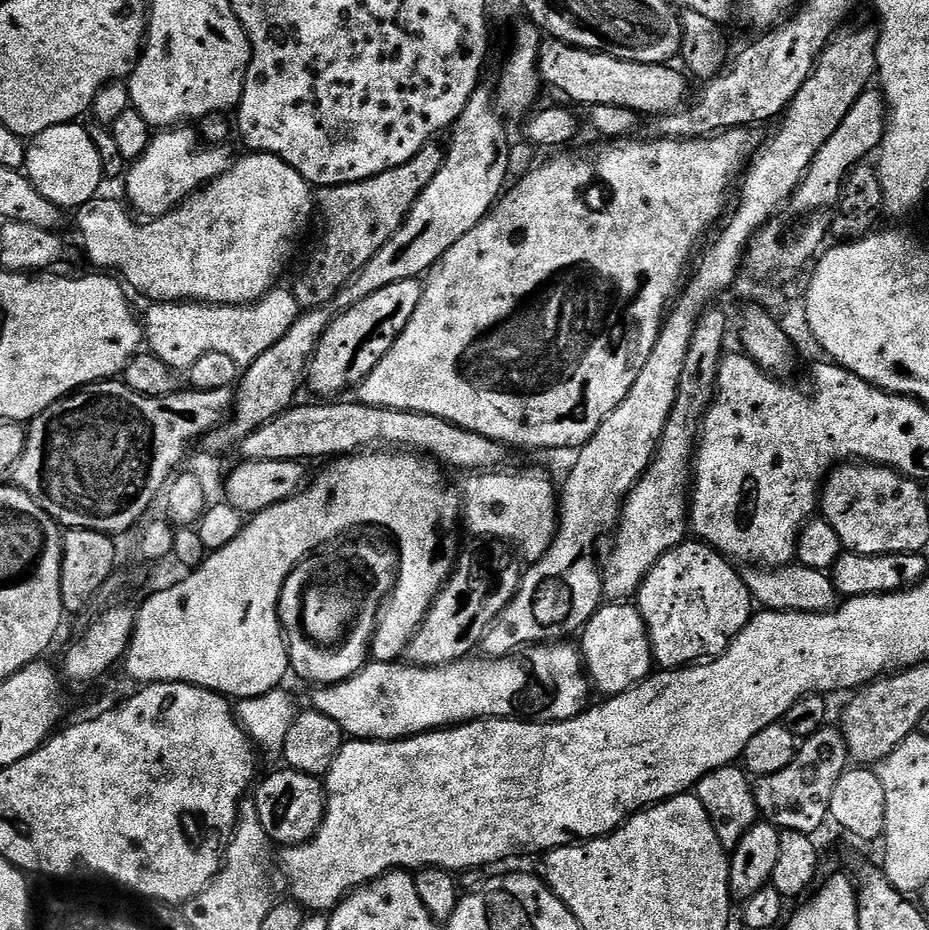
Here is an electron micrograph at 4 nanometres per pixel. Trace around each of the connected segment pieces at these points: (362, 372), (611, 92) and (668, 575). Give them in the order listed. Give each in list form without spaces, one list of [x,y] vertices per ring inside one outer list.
[[[407,280],[406,282],[394,282],[394,286],[386,286],[386,290],[378,290],[378,294],[370,294],[362,302],[358,302],[352,308],[343,309],[339,313],[340,317],[333,319],[328,325],[328,329],[322,334],[320,344],[316,348],[315,354],[306,369],[307,383],[312,383],[312,388],[320,398],[336,398],[339,392],[355,389],[382,362],[386,350],[394,346],[398,334],[406,330],[406,322],[410,322],[410,314],[418,310],[418,302],[424,293],[424,285],[420,280]]]
[[[552,40],[541,47],[538,63],[541,81],[547,87],[549,84],[550,87],[557,88],[562,95],[569,96],[574,103],[584,106],[601,104],[625,107],[644,118],[659,118],[679,112],[689,99],[689,77],[679,67],[672,68],[676,66],[668,64],[630,62],[614,58],[605,52],[575,48],[573,44],[564,44],[560,40]]]
[[[683,542],[677,545],[676,548],[671,549],[668,553],[663,554],[662,558],[658,559],[657,564],[646,574],[638,591],[638,599],[640,598],[640,601],[638,601],[638,607],[640,610],[640,616],[644,619],[644,625],[648,631],[648,637],[652,643],[652,658],[653,661],[664,670],[686,668],[721,656],[721,654],[731,646],[732,639],[734,639],[741,630],[748,625],[749,620],[751,620],[754,615],[754,601],[751,592],[749,592],[748,587],[744,584],[743,575],[741,575],[739,571],[736,573],[735,570],[731,568],[733,565],[729,563],[721,553],[717,552],[715,548],[703,542],[695,543],[696,544]]]

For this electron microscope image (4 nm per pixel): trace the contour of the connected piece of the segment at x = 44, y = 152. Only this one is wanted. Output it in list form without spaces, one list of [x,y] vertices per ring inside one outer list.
[[[83,123],[50,126],[50,130],[42,130],[42,134],[31,137],[27,150],[28,156],[24,159],[26,175],[42,198],[65,210],[78,210],[97,199],[99,192],[96,191],[106,179],[98,150]]]

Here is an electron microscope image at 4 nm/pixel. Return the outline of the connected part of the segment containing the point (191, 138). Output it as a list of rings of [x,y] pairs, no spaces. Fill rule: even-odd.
[[[177,126],[167,130],[160,130],[155,133],[148,141],[148,148],[139,159],[131,161],[130,167],[126,172],[126,181],[128,180],[128,200],[127,203],[133,209],[137,208],[144,218],[159,218],[165,216],[167,212],[173,212],[179,208],[185,200],[194,192],[200,191],[205,184],[210,184],[218,179],[221,174],[231,168],[234,160],[228,157],[227,147],[209,146],[202,142],[201,137],[195,131],[191,132],[191,127]]]

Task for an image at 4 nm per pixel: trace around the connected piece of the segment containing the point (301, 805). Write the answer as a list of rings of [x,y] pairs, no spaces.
[[[285,767],[284,772],[272,772],[264,781],[259,781],[254,792],[258,818],[266,830],[269,841],[280,846],[306,844],[316,835],[324,821],[326,788],[317,777],[307,776]]]

